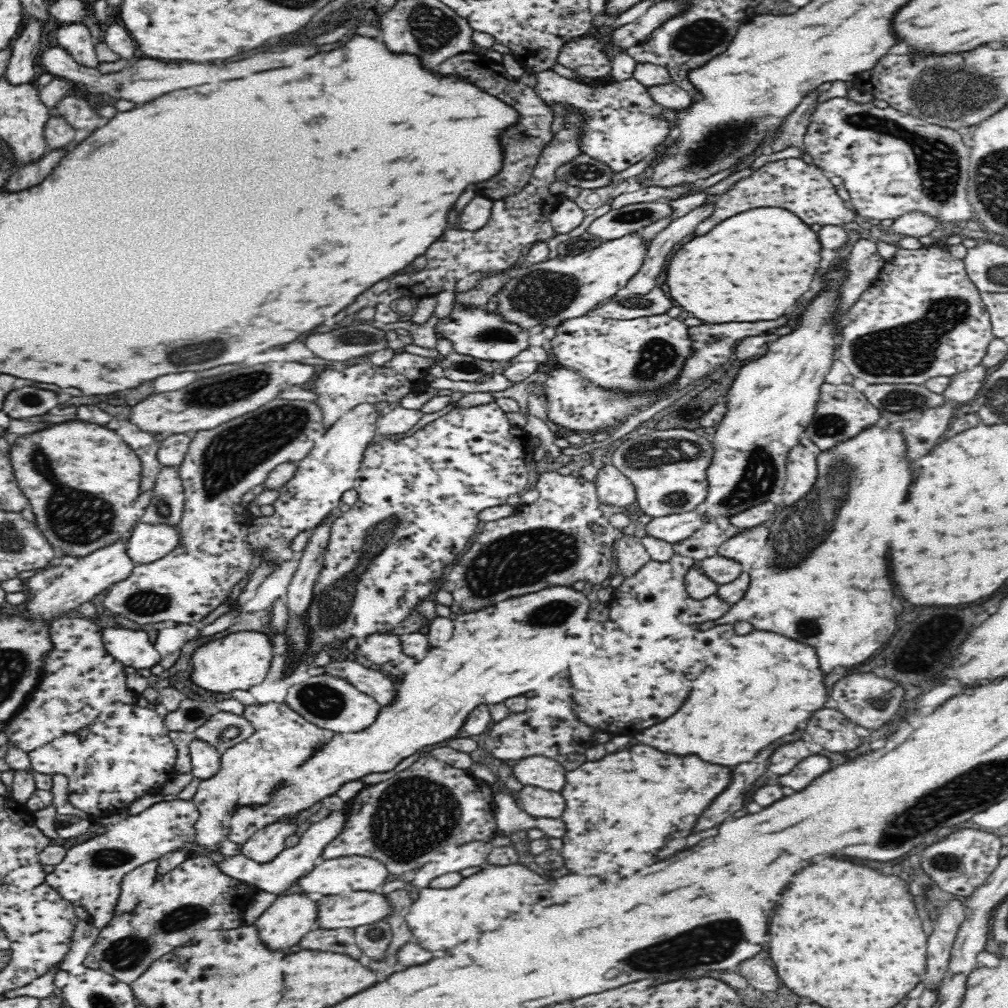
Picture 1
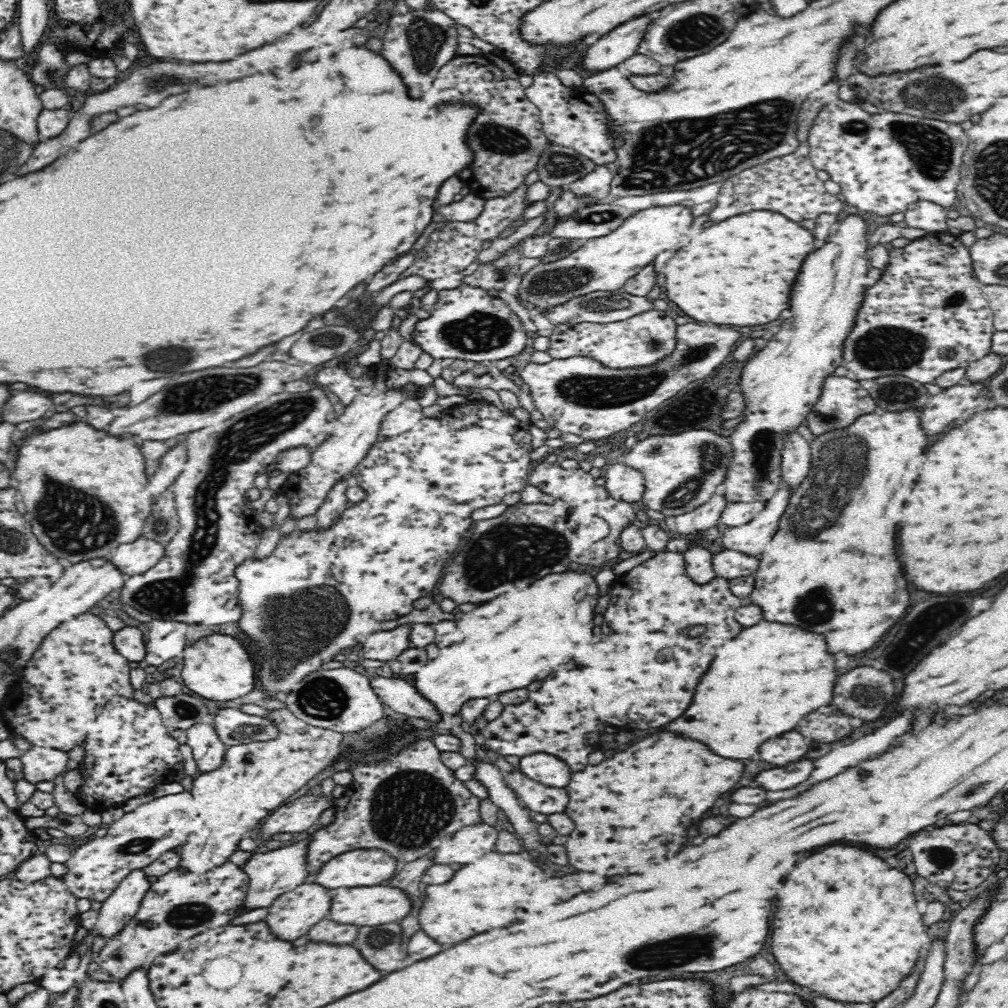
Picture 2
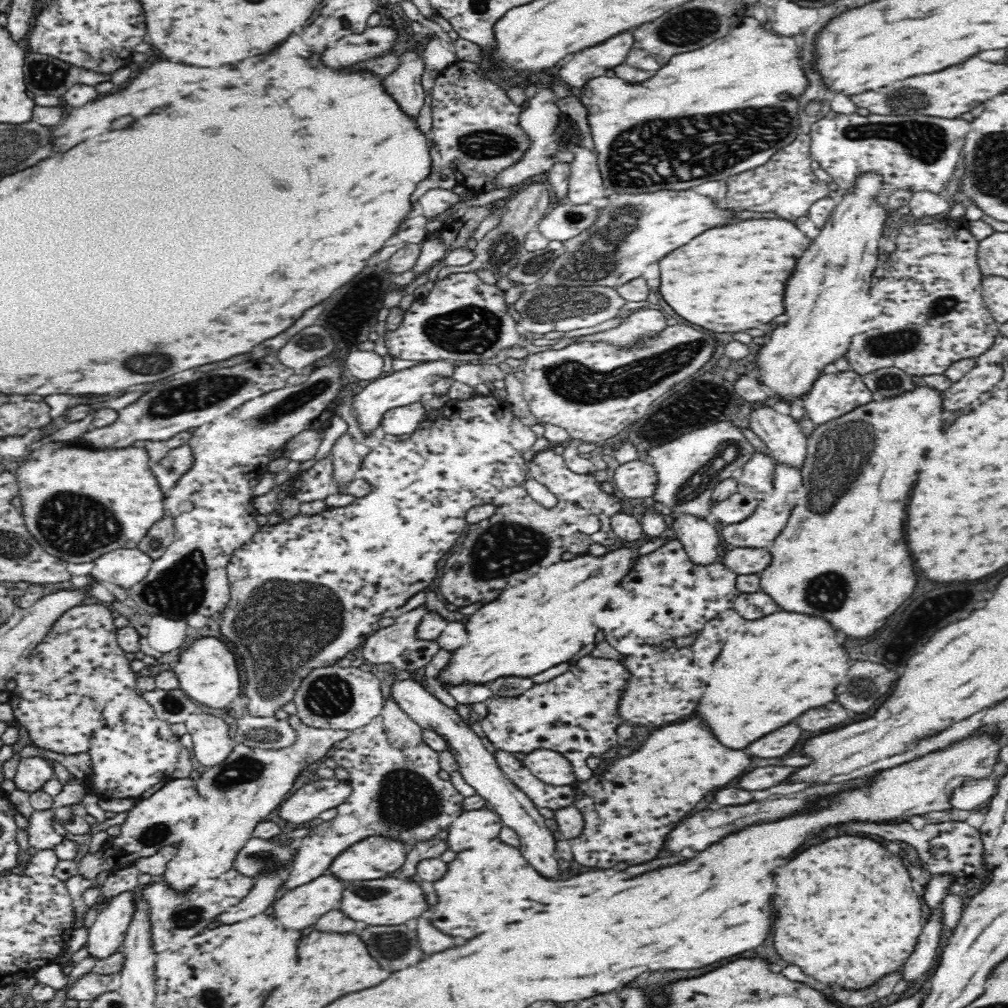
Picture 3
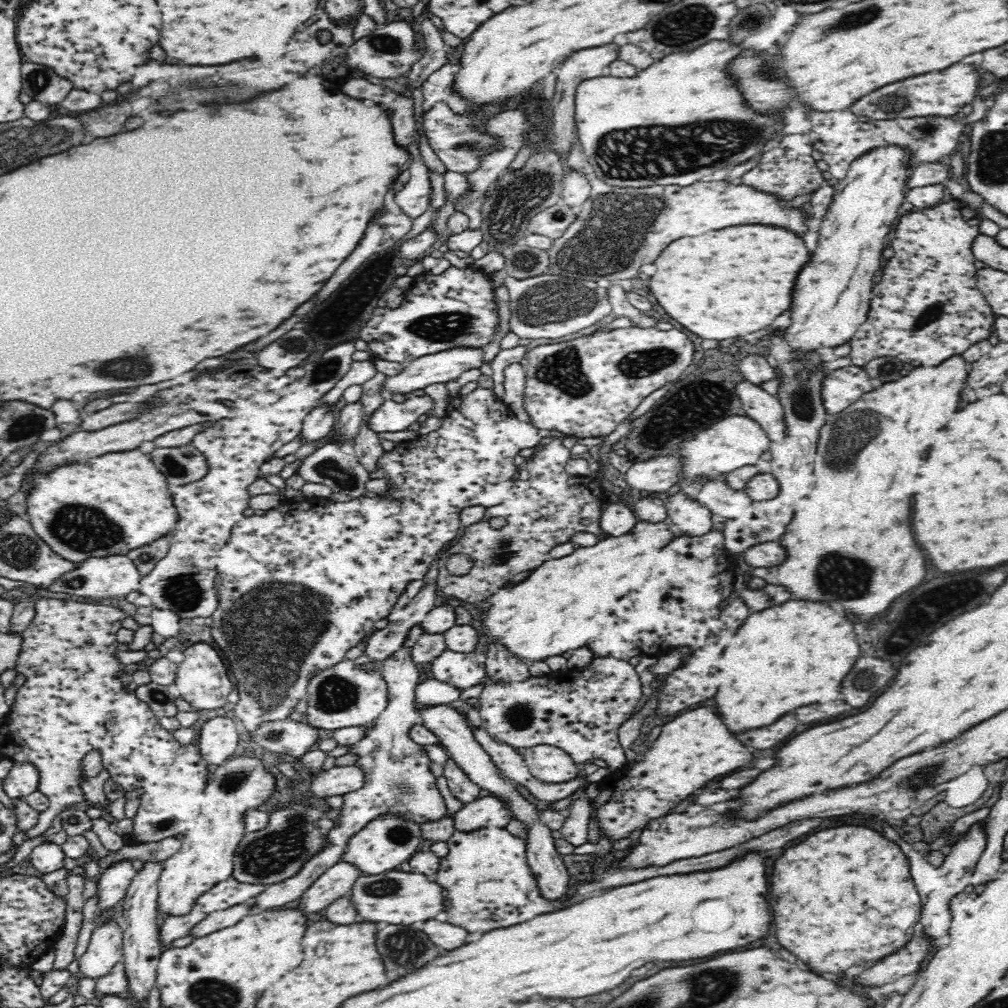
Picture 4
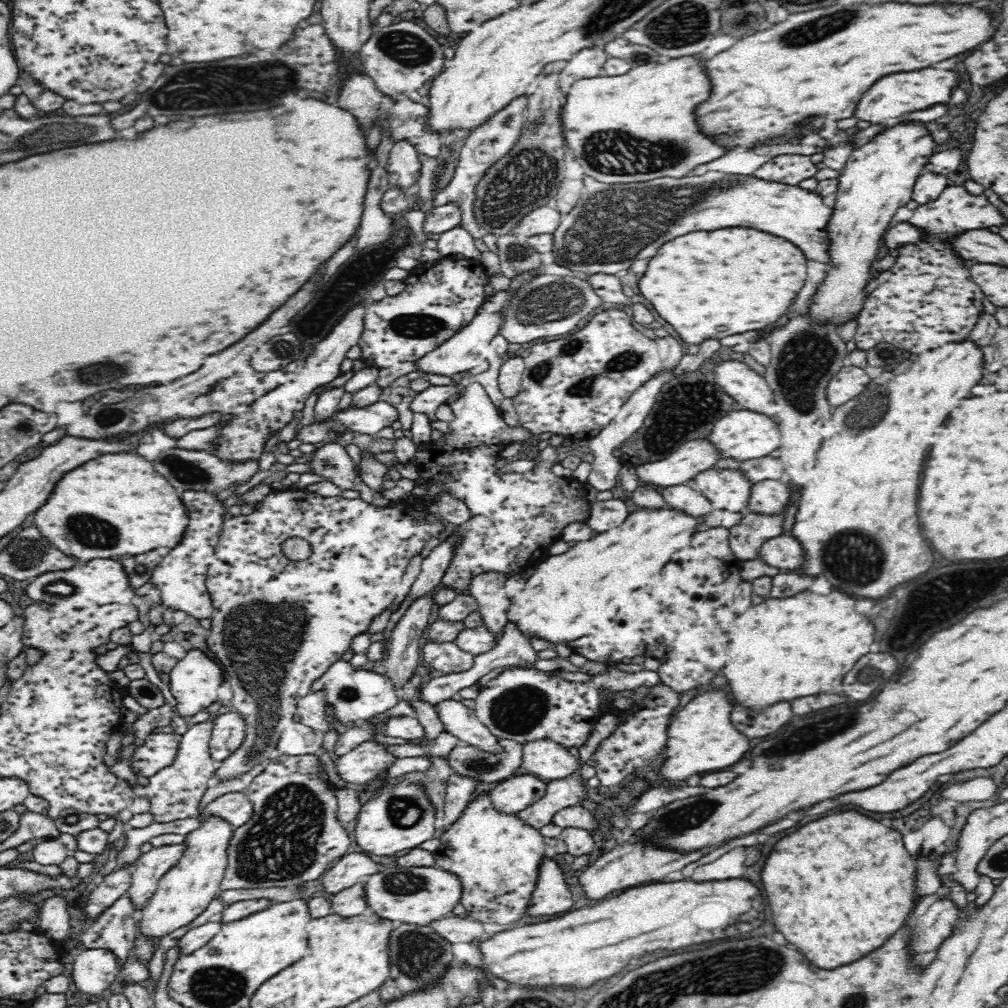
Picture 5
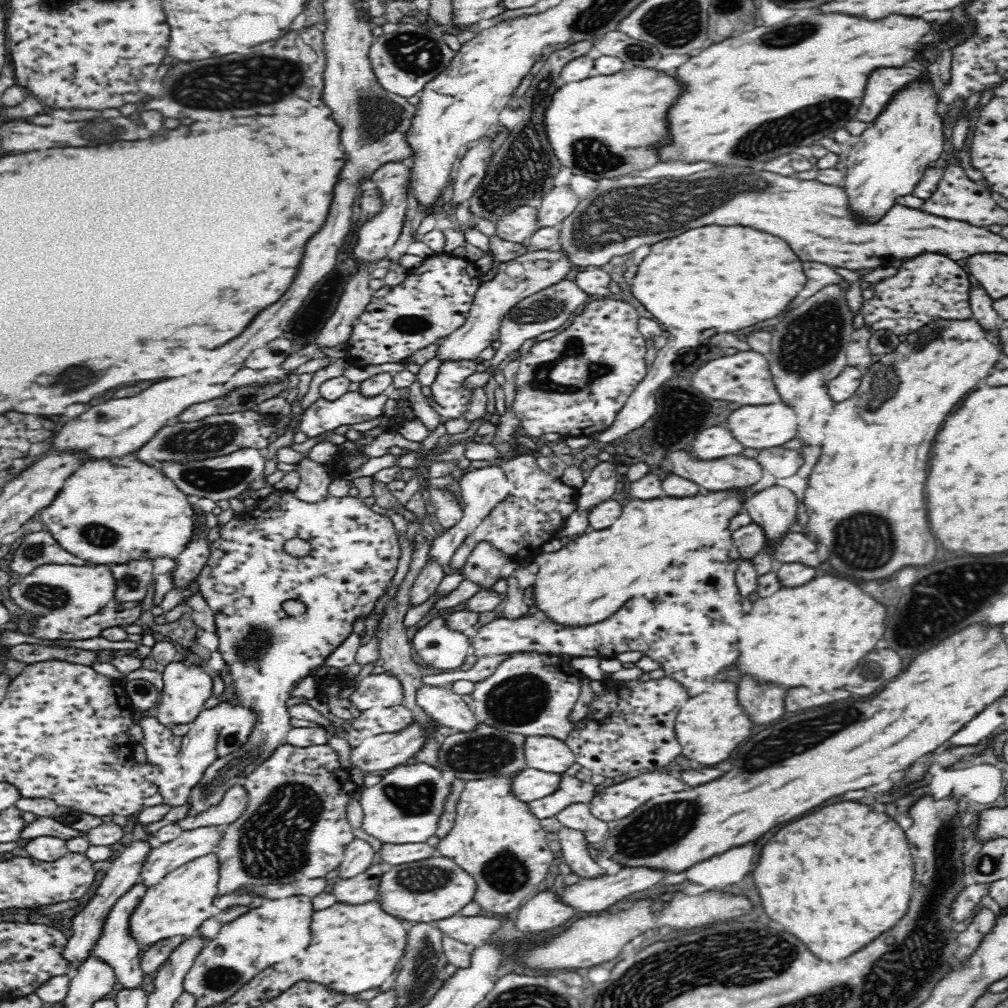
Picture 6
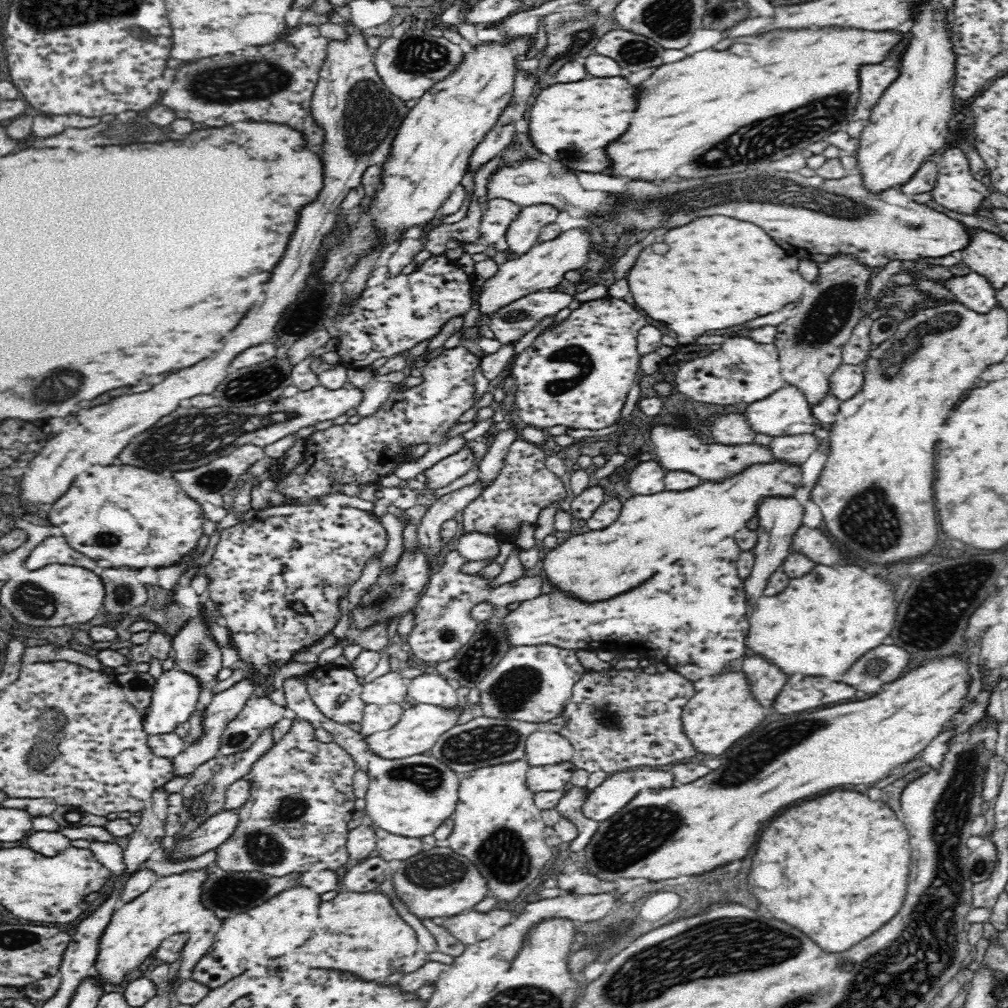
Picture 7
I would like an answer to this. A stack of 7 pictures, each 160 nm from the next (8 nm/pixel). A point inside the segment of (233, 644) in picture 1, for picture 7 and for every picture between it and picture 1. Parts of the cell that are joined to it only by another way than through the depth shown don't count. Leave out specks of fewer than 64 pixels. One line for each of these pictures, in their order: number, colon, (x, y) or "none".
2: (217, 668)
3: (207, 672)
4: (202, 678)
5: (194, 680)
6: (185, 689)
7: (175, 694)

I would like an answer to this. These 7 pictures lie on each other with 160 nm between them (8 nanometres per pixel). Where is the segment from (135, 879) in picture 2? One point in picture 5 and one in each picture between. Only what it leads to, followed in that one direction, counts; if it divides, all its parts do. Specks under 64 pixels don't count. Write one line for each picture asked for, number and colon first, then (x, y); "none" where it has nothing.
3: (106, 936)
4: (105, 950)
5: (94, 970)

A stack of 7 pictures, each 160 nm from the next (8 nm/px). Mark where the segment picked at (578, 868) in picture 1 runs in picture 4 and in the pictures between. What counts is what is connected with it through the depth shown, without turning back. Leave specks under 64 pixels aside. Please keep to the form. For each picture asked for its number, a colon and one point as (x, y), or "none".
2: (635, 807)
3: (629, 805)
4: (694, 747)

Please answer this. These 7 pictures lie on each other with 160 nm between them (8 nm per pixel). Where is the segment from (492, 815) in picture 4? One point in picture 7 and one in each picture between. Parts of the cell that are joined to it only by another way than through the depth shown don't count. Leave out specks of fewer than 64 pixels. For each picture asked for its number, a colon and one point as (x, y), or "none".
5: (516, 793)
6: (529, 784)
7: (552, 776)

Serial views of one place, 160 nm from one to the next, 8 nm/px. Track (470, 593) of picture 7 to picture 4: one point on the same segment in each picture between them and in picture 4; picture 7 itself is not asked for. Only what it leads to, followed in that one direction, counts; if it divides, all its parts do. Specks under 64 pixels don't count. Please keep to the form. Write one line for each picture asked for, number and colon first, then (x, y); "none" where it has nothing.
4: (463, 670)
5: (446, 657)
6: (440, 646)

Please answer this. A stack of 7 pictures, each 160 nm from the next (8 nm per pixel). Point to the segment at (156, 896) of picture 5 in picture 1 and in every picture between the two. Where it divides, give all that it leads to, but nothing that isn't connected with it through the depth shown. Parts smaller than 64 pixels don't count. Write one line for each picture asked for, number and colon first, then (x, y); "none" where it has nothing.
1: (250, 772)
2: (254, 779)
3: (236, 794)
4: (205, 858)

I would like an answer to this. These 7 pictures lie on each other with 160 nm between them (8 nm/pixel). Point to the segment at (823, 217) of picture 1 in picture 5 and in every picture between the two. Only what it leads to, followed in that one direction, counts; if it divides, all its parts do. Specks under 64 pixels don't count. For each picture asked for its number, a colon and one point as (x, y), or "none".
2: (788, 184)
3: (786, 184)
4: (789, 170)
5: (789, 168)

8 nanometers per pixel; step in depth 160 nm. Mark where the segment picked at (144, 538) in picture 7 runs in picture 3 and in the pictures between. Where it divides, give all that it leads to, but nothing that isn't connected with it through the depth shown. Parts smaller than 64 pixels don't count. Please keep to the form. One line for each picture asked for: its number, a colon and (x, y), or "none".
3: (64, 489)
4: (115, 503)
5: (118, 505)
6: (112, 511)

